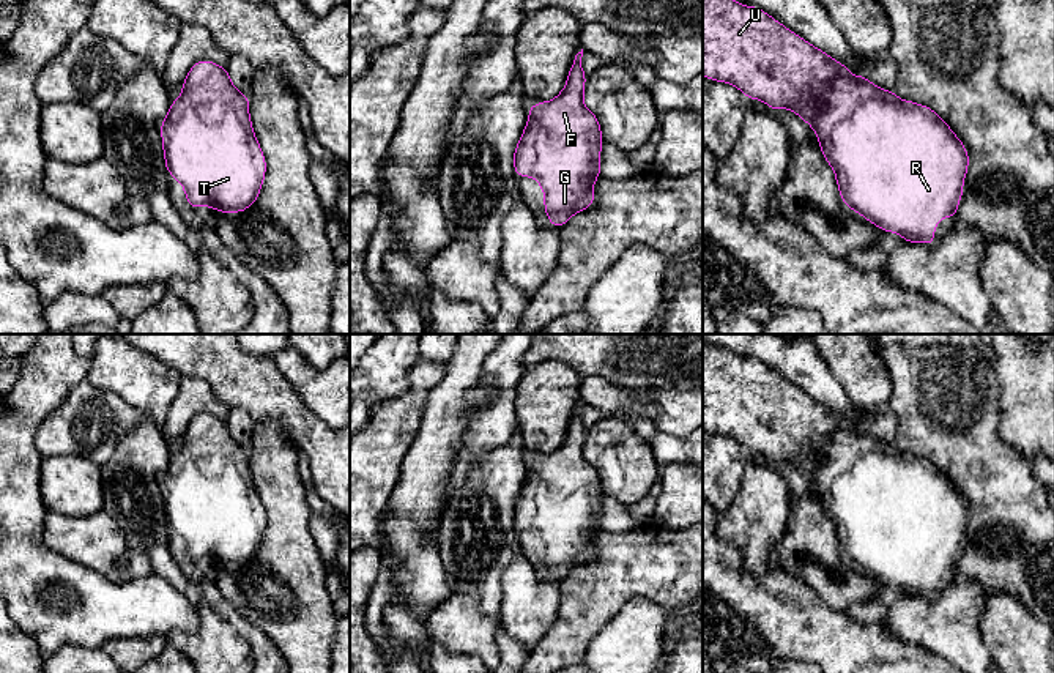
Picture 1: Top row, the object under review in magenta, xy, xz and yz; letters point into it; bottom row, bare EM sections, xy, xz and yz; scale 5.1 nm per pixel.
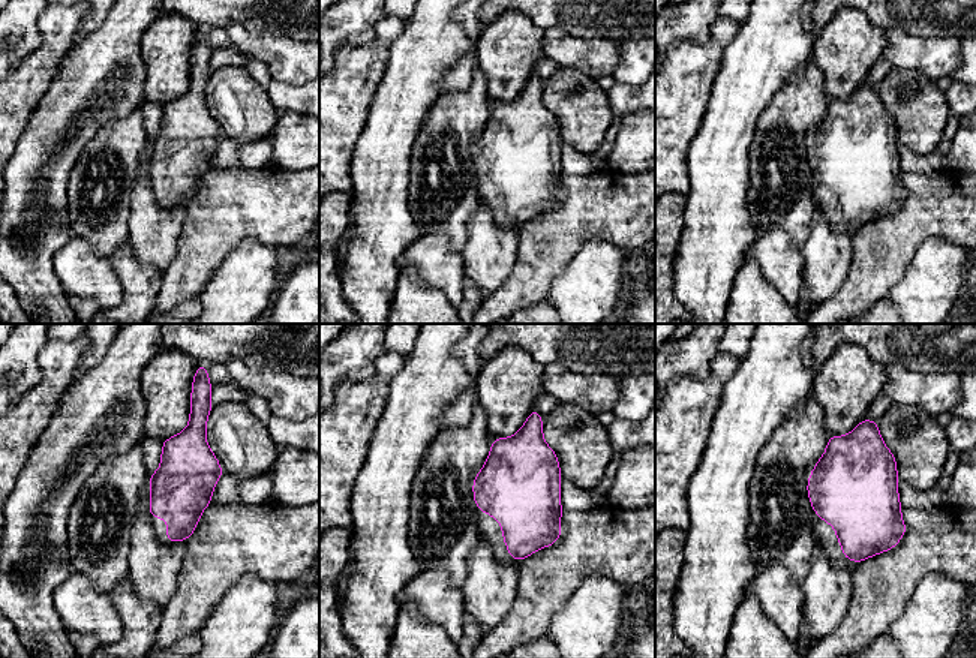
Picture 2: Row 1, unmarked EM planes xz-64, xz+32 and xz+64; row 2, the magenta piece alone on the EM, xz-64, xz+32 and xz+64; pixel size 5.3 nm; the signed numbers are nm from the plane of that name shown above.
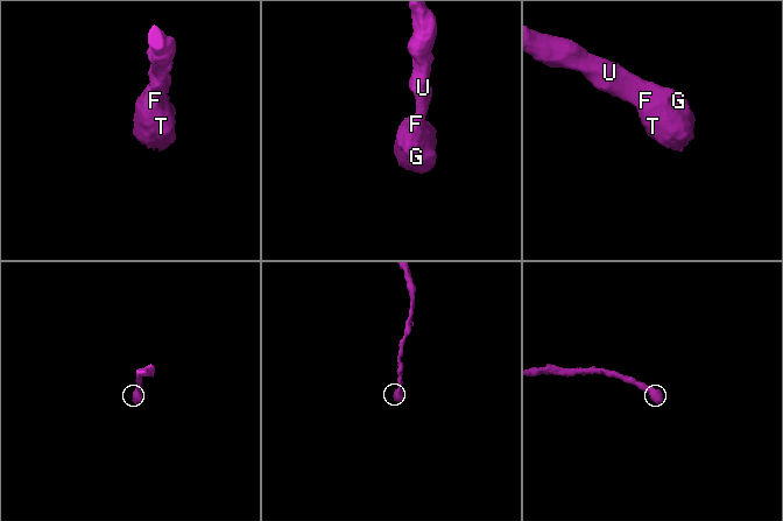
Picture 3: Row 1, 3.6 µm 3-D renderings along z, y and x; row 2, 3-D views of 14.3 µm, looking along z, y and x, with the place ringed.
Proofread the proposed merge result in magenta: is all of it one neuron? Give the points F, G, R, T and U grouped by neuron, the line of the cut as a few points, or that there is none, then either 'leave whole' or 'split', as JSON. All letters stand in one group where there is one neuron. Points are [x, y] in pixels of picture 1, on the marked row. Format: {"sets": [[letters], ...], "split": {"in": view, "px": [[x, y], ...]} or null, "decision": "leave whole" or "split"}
{"sets": [["F", "G", "R", "T", "U"]], "split": null, "decision": "leave whole"}

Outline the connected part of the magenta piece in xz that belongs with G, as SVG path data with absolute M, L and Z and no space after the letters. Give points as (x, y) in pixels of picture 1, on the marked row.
M583 49L575 55L564 90L555 99L529 107L528 123L514 151L515 175L539 181L545 194L544 210L556 229L594 203L592 184L600 177L603 137L597 117L583 104L588 76L583 73L581 57Z

